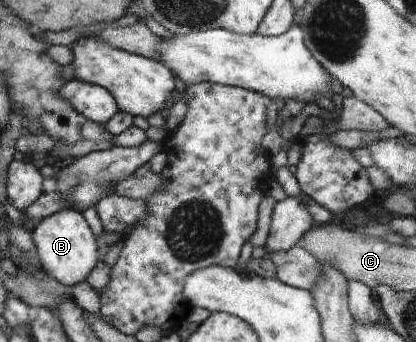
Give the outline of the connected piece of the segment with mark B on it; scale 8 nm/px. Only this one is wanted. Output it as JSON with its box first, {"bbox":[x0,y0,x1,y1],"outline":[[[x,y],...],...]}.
{"bbox":[32,208,98,288],"outline":[[[74,208],[56,211],[37,224],[32,234],[45,273],[69,288],[86,282],[88,274],[98,262],[98,242],[81,211]]]}

